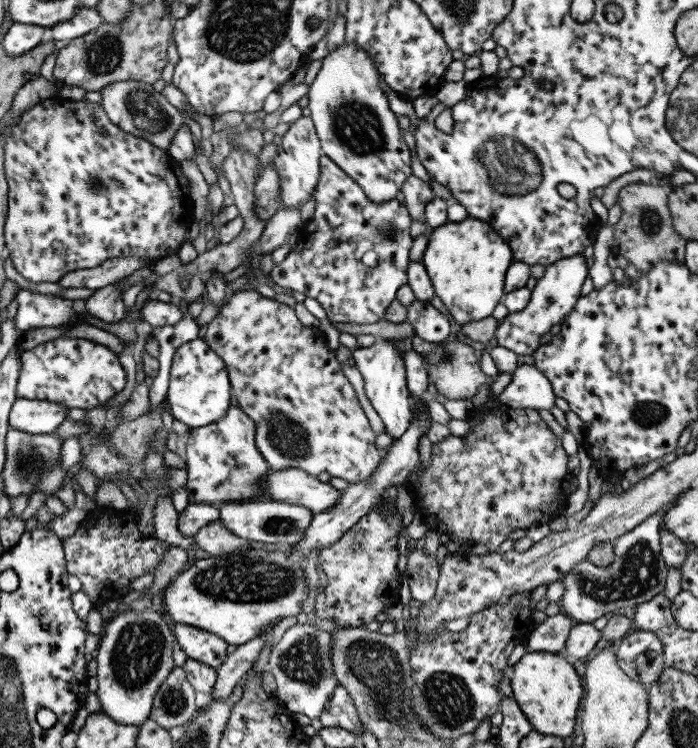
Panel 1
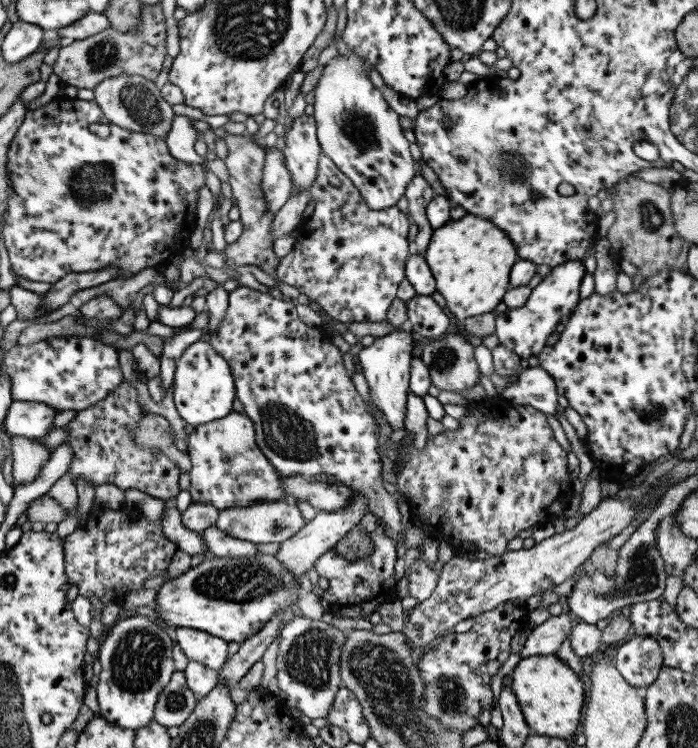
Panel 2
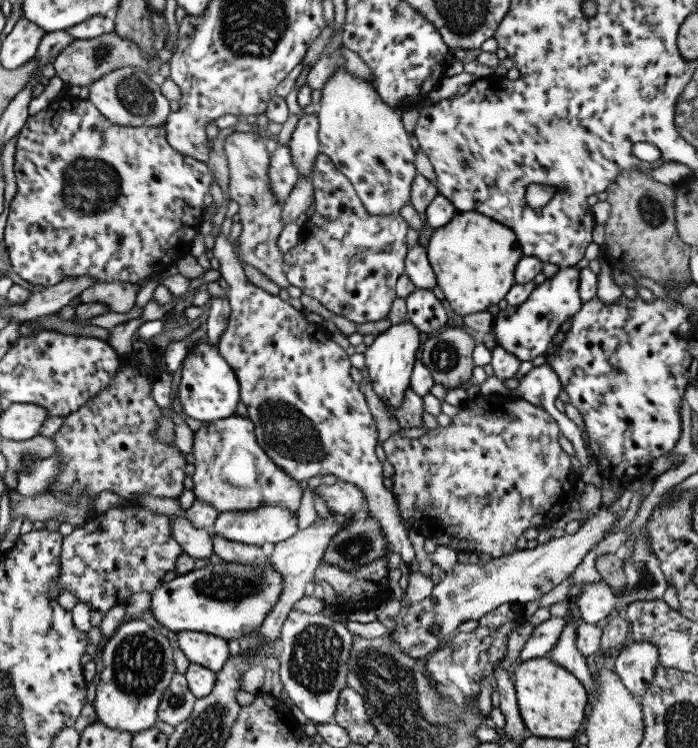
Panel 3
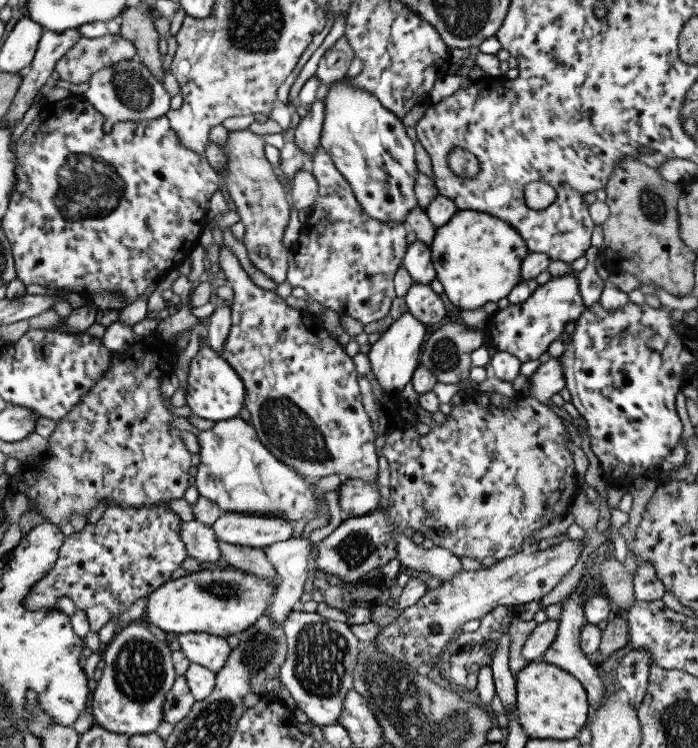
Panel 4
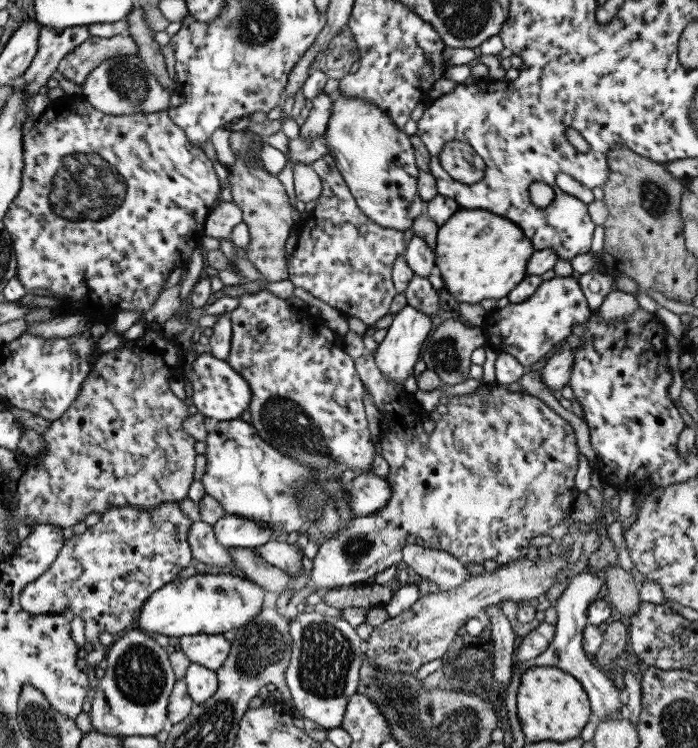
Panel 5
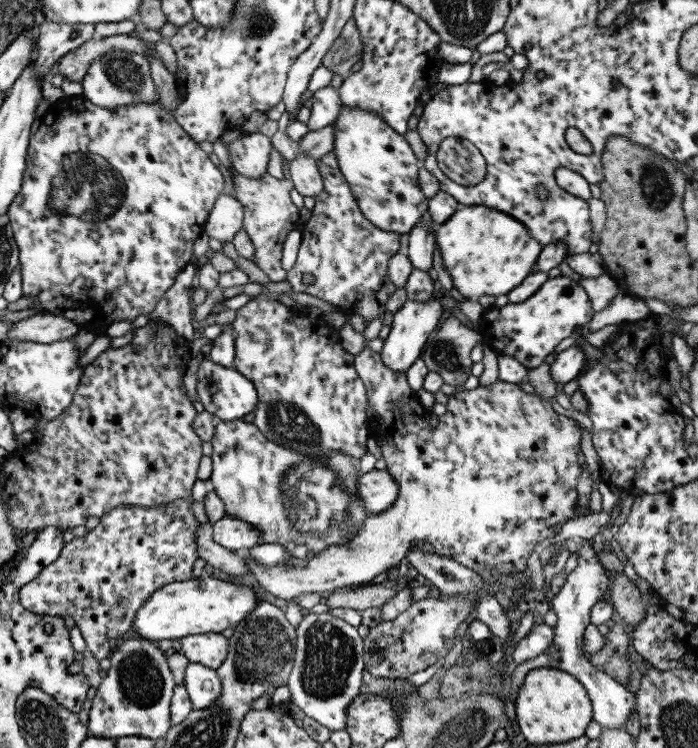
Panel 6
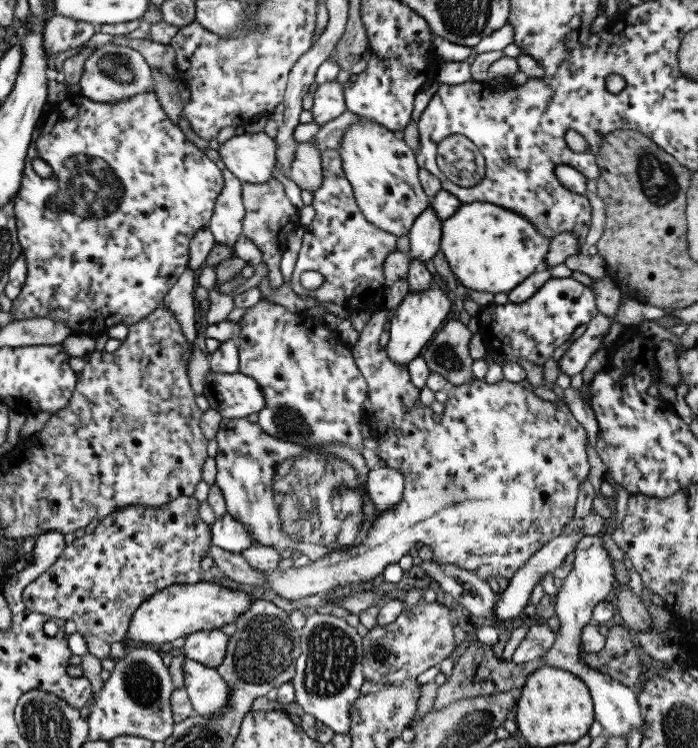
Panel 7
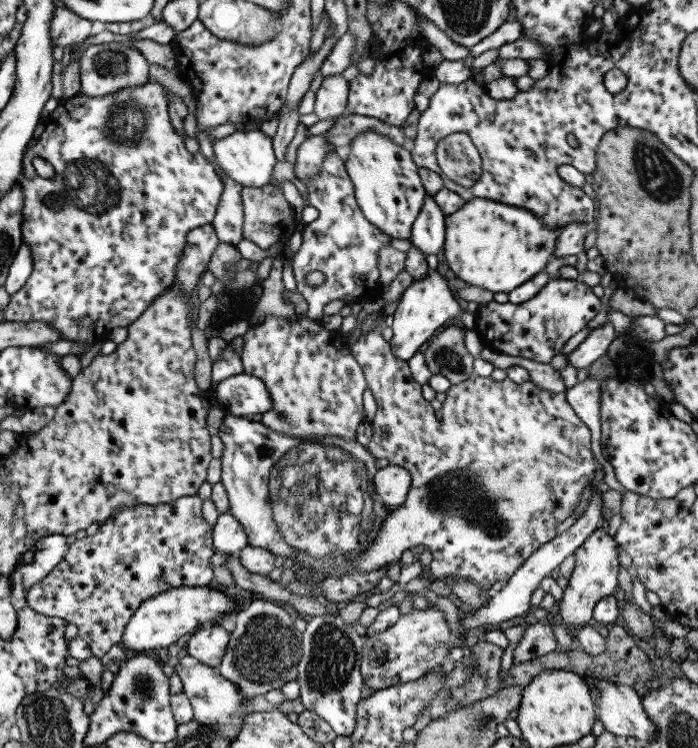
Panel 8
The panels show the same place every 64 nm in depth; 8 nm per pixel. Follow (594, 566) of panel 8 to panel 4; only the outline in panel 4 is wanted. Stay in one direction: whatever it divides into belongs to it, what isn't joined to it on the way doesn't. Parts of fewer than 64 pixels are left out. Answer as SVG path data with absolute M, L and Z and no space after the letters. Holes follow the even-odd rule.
M577 586L568 595L564 601L562 601L562 615L559 618L560 627L558 627L558 634L551 648L541 657L541 661L548 662L548 664L553 664L554 666L561 668L562 670L569 672L577 678L582 686L586 689L587 698L589 702L592 702L594 708L602 708L606 704L606 684L604 680L599 675L596 667L590 663L588 656L581 650L580 643L580 630L587 623L586 615L584 615L584 602L590 594L590 586Z

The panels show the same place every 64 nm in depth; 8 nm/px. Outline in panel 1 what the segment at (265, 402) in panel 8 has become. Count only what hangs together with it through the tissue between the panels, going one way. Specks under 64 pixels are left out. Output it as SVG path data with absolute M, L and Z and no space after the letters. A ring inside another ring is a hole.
M200 337L182 344L172 359L166 400L172 416L192 429L206 426L222 418L232 404L232 385L226 365L204 338Z

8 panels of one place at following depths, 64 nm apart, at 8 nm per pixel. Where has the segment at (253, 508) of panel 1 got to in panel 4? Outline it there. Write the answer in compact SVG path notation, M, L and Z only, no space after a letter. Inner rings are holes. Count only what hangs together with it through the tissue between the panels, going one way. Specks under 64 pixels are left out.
M223 513L212 528L217 541L244 547L263 549L274 542L290 539L293 528L291 522L259 514Z

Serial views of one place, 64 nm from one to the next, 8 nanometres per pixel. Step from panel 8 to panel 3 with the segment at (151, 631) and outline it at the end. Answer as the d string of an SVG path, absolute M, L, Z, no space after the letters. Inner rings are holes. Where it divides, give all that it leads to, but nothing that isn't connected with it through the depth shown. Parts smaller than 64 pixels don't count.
M222 562L206 564L205 568L195 569L184 575L178 575L171 582L162 583L152 592L150 612L162 626L173 631L194 631L222 637L229 641L232 638L242 640L246 634L259 628L264 619L280 597L283 581L281 575L273 568L274 564L236 564Z

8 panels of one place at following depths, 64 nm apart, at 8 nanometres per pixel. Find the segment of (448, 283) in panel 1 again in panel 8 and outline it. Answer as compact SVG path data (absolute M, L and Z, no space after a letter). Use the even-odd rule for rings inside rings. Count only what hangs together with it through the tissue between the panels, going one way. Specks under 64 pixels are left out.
M476 197L445 216L443 251L448 266L471 287L512 292L546 268L556 252L560 227L546 227L530 209Z

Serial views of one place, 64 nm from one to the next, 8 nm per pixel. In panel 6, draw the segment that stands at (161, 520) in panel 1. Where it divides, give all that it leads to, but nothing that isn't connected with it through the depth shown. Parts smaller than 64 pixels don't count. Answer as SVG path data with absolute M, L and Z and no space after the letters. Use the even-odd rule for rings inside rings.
M200 523L197 539L199 558L220 569L227 575L236 578L250 576L251 571L242 553L231 552L213 540L213 524Z

